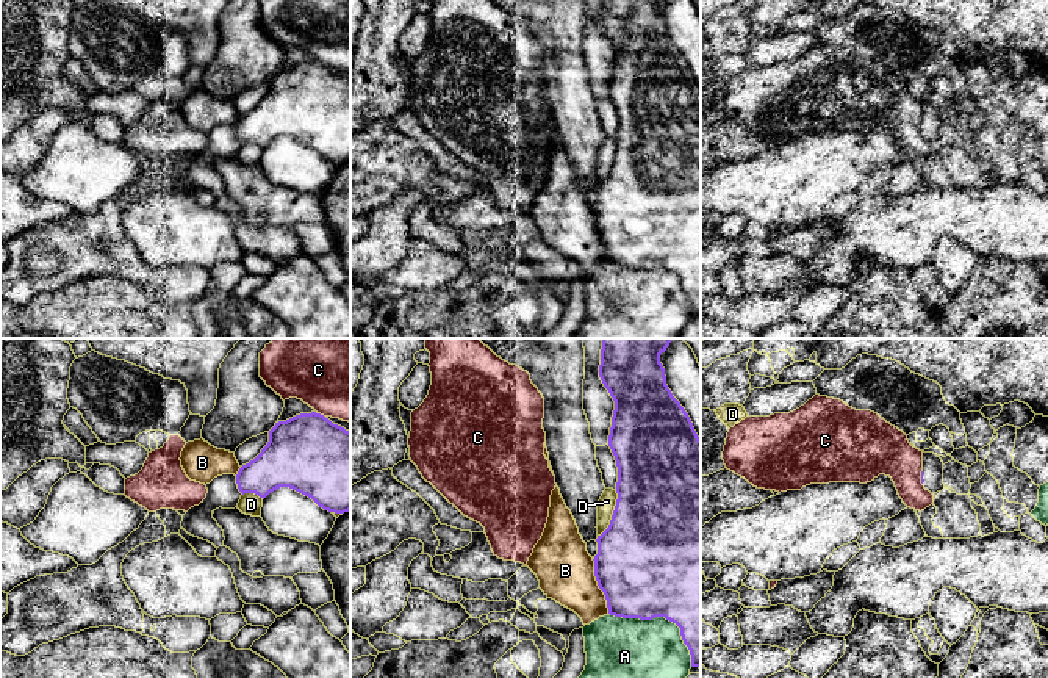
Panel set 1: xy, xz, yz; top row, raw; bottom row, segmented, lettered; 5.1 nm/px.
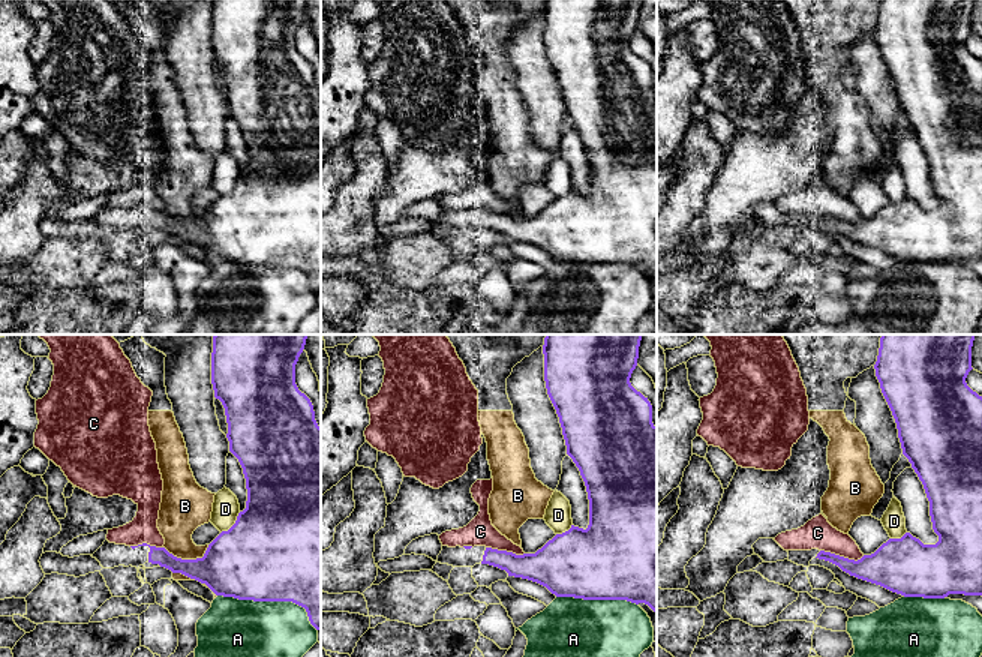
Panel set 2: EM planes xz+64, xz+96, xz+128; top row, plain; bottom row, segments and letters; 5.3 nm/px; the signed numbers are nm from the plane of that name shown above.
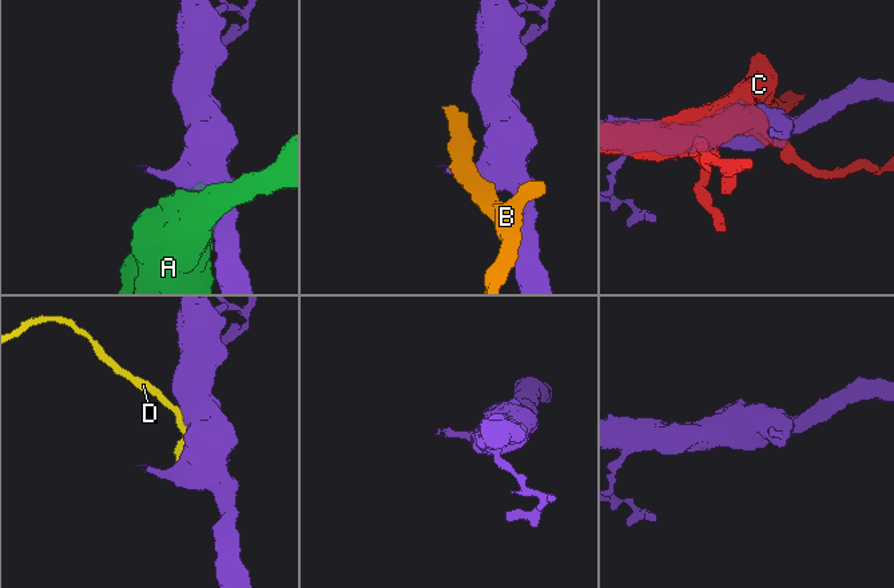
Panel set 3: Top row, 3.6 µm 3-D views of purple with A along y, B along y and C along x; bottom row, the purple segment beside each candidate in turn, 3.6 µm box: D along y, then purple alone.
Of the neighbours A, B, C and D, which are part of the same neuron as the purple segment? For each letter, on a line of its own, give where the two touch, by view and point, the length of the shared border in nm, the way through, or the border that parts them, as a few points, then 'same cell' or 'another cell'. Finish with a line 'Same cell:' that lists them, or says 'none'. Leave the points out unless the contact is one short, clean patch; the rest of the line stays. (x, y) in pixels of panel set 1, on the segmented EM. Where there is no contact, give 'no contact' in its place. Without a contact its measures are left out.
A: contact xz (663, 616); length 500 nm; another cell
B: contact xz (598, 584); length 300 nm; another cell
C: contact xy (319, 414); length 50 nm; another cell
D: contact xz (613, 514); length 260 nm; another cell
Same cell: none

